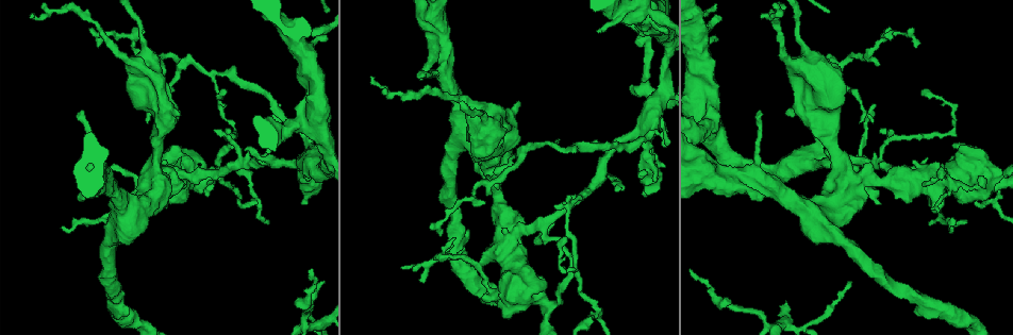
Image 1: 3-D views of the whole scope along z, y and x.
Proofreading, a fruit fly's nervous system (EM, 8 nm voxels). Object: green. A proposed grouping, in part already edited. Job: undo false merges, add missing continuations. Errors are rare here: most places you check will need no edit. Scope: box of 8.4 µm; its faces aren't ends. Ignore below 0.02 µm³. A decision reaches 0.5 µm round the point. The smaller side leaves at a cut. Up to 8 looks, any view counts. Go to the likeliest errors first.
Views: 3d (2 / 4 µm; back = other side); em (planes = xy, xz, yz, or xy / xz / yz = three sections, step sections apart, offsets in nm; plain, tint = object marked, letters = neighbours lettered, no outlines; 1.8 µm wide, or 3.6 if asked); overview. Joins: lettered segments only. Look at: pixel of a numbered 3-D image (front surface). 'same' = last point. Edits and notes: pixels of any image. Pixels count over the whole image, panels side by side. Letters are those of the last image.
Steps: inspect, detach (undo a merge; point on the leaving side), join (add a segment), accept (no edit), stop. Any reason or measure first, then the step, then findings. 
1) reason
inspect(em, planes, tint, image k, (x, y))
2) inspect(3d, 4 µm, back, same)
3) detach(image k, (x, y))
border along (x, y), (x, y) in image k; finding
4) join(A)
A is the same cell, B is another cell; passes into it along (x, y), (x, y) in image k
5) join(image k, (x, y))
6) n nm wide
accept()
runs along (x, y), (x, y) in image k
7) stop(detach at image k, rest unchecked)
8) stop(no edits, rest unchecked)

thick turns thin
inspect(3d, 4 µm, image 1, (508, 228))

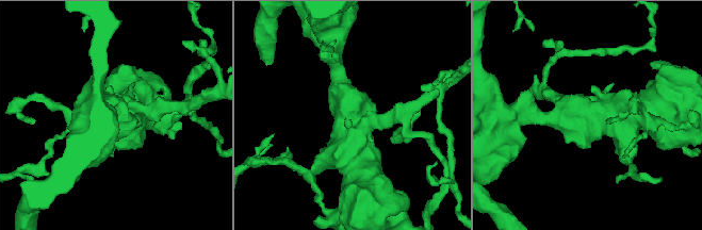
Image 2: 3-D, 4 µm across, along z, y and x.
inspect(em, 3.6 µm, xz, step 16, tint, image 2, (592, 110))

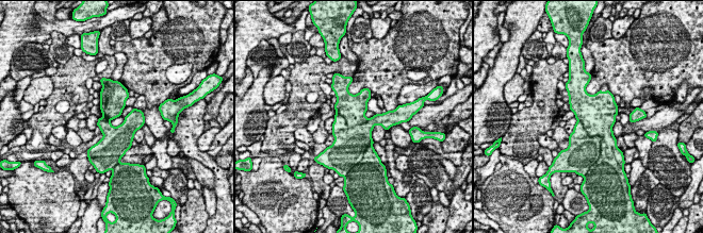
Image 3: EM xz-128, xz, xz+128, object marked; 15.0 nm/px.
another direction
inspect(em, 3.6 µm, planes, letters, same)

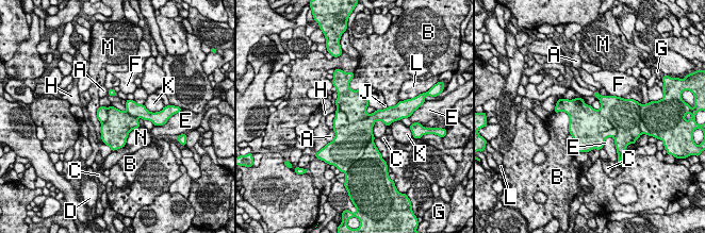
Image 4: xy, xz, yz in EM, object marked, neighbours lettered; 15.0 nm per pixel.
460 nm wide
detach(image 4, (350, 138))
A, B, C, D, E, F, G, H, J, K, L, M and N are other cells; border along (338, 109), (349, 122), (370, 114) in image 4; a second neuron is stuck on

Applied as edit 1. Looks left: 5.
inspect(3d, 4 µm, image 2, (450, 177))

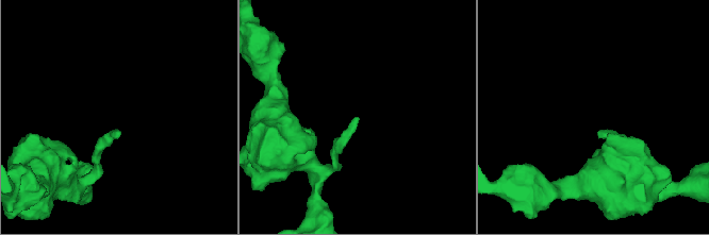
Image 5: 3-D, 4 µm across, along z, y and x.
now the EM
inspect(em, yz, step 8, letters, image 5, (119, 132))

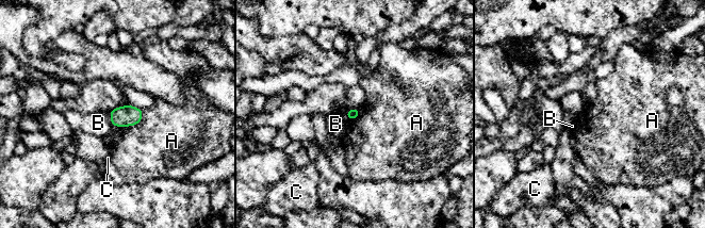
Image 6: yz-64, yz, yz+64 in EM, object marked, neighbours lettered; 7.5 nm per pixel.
80 nm wide
accept()
A, B and C are other cells; border along (143, 110), (141, 120), (126, 127) in image 6; no lettered segment goes on from it

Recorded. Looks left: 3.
tapers out
inspect(3d, 2 µm, image 1, (420, 76))

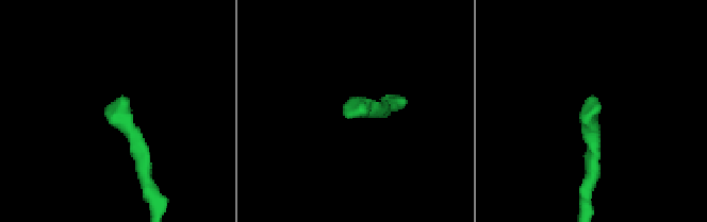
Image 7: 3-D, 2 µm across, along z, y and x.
now the EM
inspect(em, planes, letters, image 7, (115, 105))

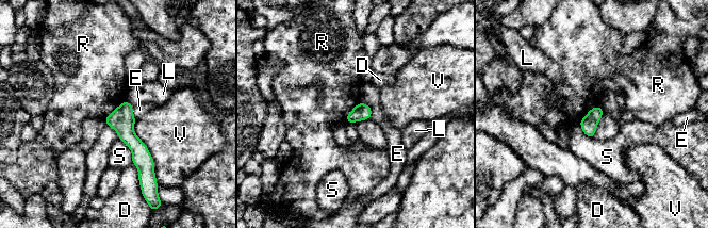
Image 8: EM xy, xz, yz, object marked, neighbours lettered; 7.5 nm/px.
accept()
D, E, L, R, S and V are other cells; runs along (125, 104), (126, 133), (150, 167) in image 8; no lettered segment goes on from it

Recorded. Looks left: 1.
stop(detach at image 4, rest unchecked)

